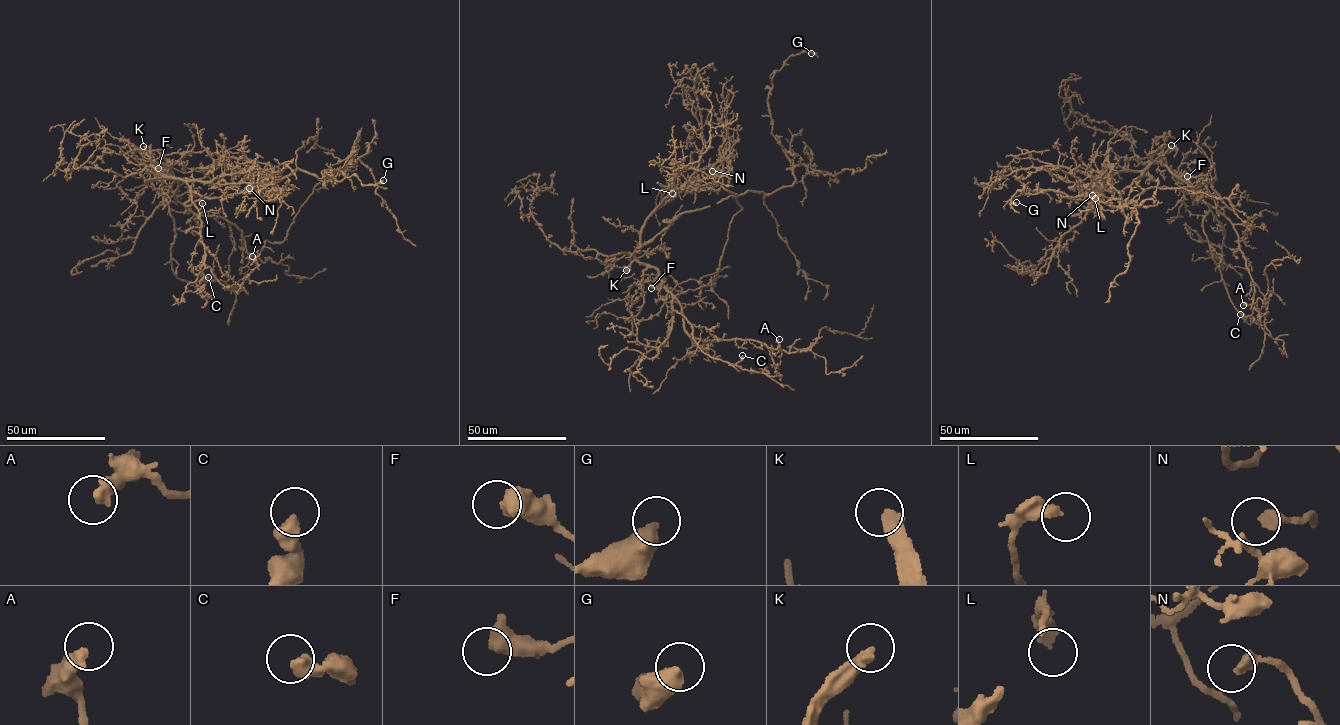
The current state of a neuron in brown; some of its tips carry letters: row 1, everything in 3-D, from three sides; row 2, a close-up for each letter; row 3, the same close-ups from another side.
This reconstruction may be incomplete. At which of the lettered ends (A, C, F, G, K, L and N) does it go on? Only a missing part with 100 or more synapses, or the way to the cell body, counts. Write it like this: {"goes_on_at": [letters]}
{"goes_on_at": ["K"]}

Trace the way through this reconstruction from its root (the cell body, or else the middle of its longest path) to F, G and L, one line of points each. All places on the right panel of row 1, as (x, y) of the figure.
F: (1200, 199), (1196, 200), (1197, 194), (1187, 182), (1187, 176)
G: (1200, 199), (1200, 183), (1149, 188), (1124, 203), (1137, 202), (1129, 221), (1050, 190), (1018, 191), (1016, 202)
L: (1200, 199), (1196, 200), (1195, 192), (1156, 161), (1140, 171), (1113, 174), (1093, 202), (1092, 199), (1095, 198)

